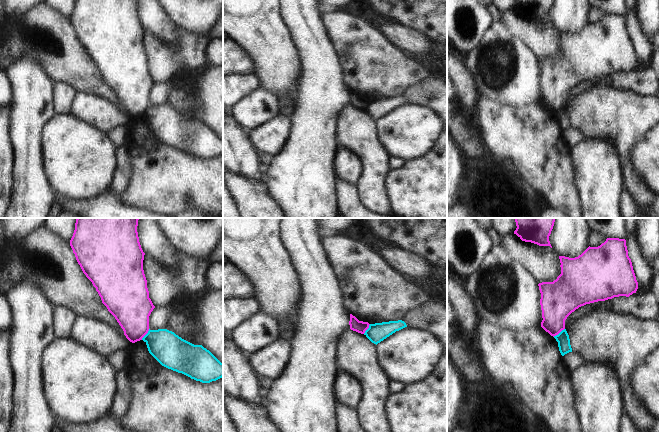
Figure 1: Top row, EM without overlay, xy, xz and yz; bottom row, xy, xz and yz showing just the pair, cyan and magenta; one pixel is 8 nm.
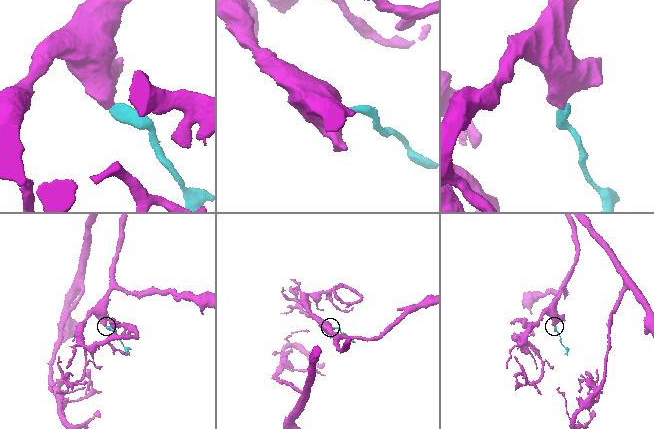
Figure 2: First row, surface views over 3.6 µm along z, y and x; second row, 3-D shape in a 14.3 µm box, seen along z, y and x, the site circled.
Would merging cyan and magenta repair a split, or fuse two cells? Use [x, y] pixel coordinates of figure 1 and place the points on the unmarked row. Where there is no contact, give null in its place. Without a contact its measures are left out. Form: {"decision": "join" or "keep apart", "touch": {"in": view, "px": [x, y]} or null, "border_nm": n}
{"decision": "keep apart", "touch": {"in": "yz", "px": [559, 109]}, "border_nm": 120}

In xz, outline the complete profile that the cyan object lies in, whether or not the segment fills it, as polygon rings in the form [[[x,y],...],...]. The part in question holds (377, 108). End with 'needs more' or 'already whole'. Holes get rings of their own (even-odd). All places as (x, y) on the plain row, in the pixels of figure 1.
[[[402,96],[370,100],[364,111],[374,120],[378,120],[396,107],[407,103]]]; already whole

